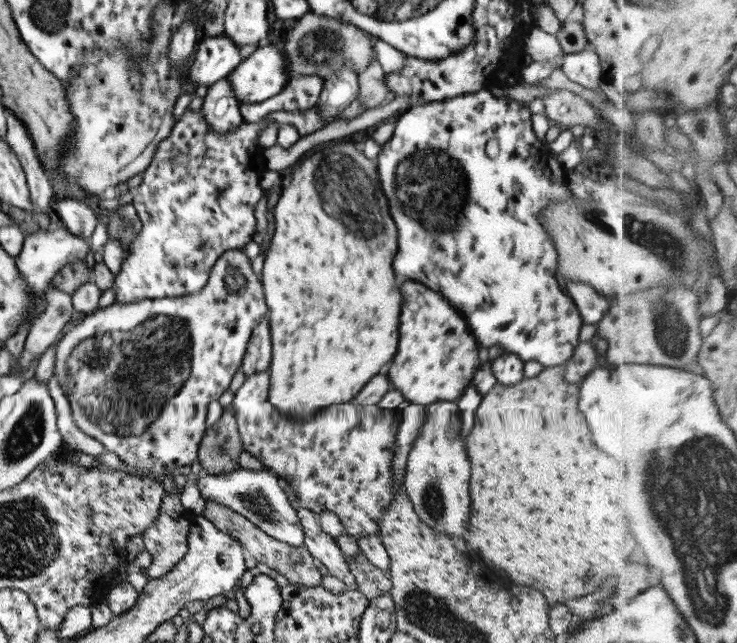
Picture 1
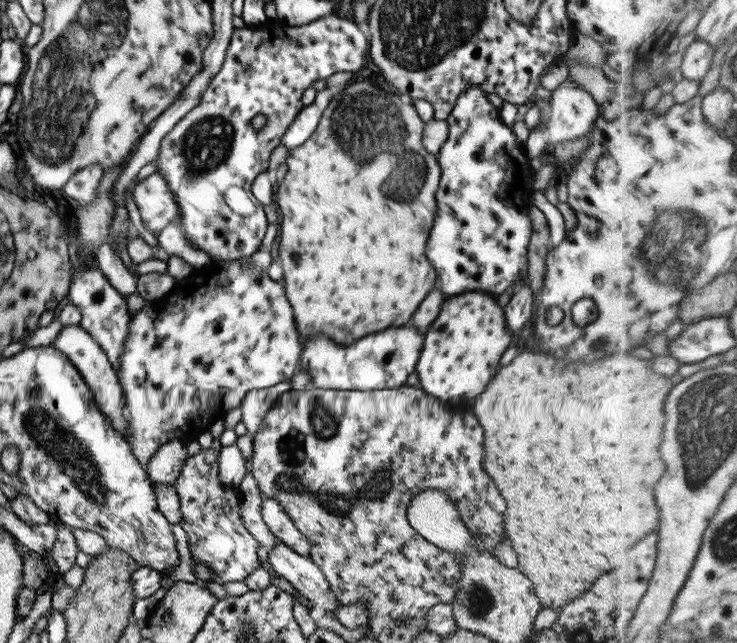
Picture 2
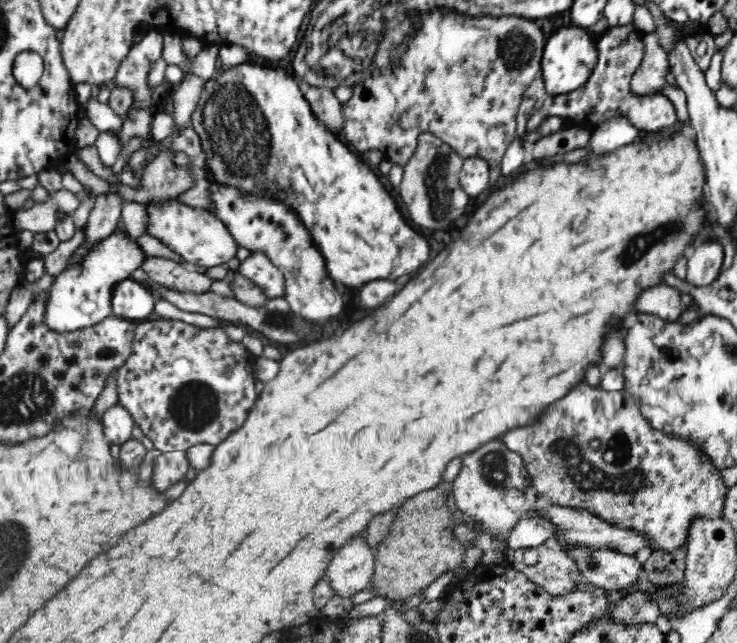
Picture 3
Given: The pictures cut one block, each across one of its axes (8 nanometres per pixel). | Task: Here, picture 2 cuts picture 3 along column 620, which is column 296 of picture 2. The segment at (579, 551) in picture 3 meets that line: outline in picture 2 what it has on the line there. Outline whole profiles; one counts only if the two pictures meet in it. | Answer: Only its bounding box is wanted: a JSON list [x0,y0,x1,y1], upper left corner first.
[267,538,340,614]

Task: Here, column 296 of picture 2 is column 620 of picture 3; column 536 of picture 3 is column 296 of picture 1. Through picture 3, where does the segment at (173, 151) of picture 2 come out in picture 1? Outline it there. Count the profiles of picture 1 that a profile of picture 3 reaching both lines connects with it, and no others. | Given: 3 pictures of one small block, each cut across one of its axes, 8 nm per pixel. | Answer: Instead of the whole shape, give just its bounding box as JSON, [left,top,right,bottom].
[113,103,323,302]

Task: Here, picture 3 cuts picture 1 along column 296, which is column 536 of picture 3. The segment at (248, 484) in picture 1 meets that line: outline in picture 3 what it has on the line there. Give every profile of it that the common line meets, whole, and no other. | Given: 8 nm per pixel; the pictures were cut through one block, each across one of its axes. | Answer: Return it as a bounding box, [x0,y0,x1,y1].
[507,515,554,550]

